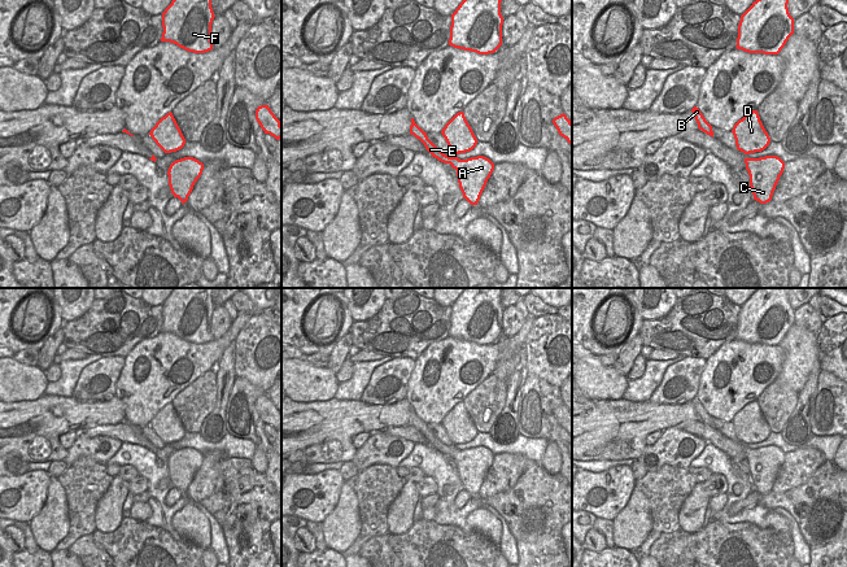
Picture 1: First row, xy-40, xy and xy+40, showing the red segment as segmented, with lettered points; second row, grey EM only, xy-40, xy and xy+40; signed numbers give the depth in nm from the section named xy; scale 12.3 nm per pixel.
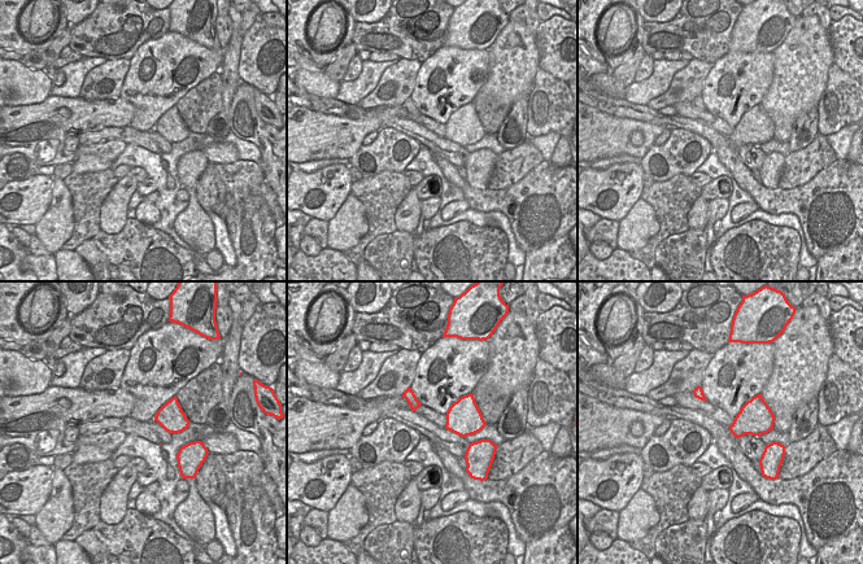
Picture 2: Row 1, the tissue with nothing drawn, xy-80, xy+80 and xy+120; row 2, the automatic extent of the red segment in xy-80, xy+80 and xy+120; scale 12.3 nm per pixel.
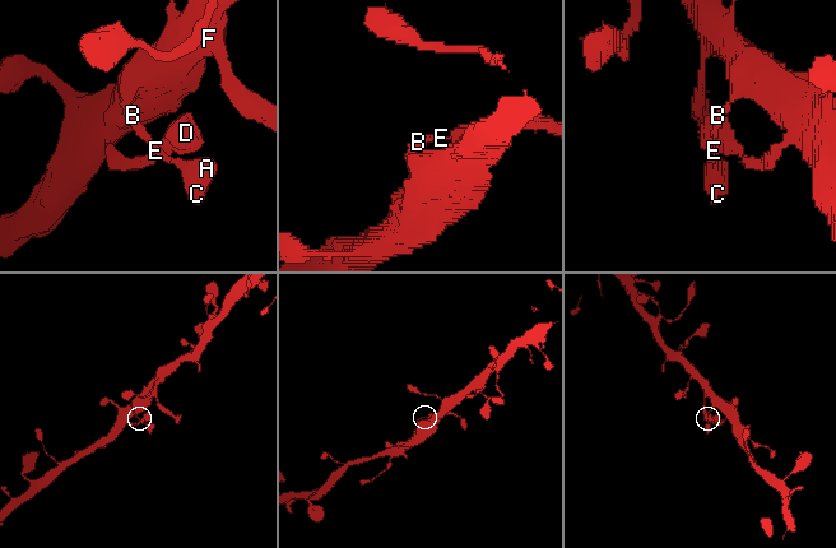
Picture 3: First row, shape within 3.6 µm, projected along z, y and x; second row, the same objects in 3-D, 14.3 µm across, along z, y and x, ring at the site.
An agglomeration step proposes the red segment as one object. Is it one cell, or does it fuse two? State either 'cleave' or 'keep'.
keep

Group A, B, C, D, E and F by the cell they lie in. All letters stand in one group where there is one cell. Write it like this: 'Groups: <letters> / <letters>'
Groups: A B C D E F.

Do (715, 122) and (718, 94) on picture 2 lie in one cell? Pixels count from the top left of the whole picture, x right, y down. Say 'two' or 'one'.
two

